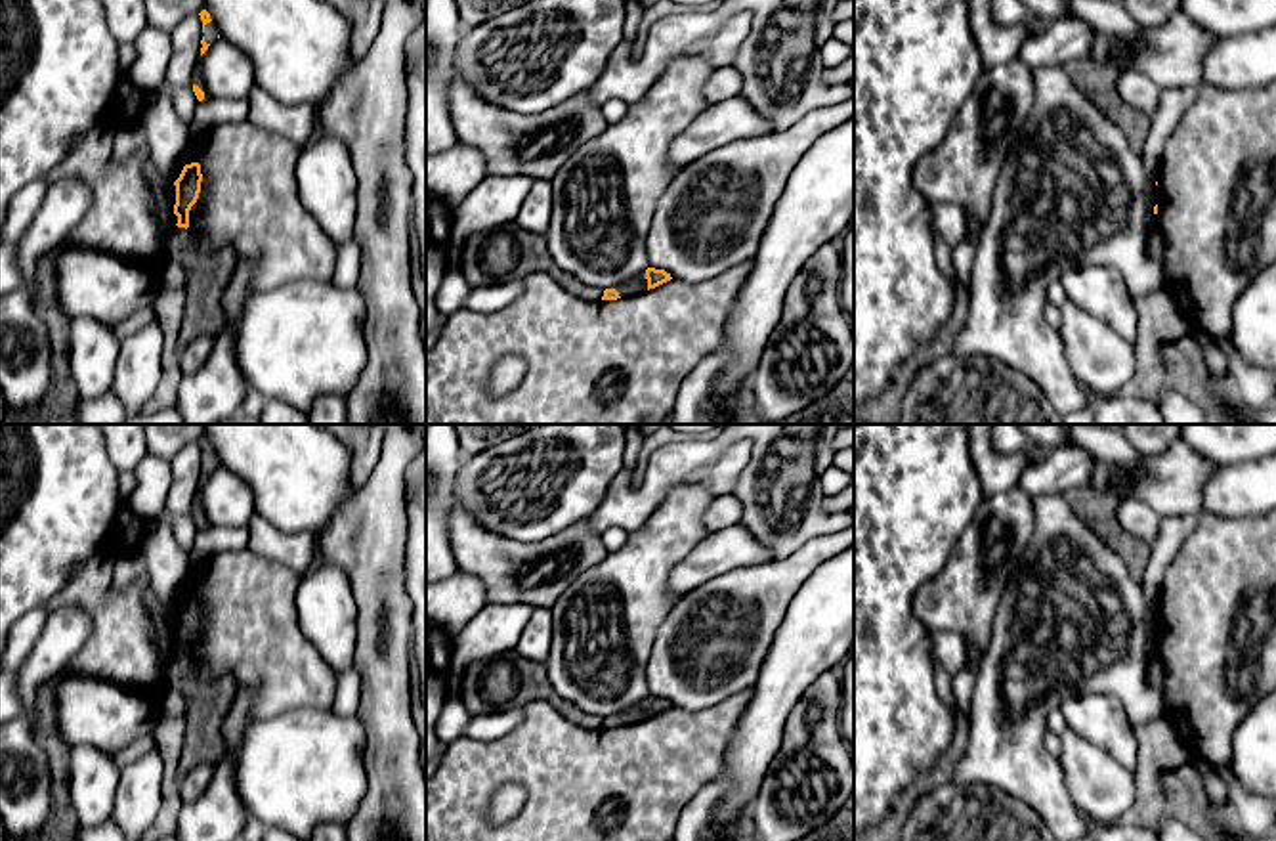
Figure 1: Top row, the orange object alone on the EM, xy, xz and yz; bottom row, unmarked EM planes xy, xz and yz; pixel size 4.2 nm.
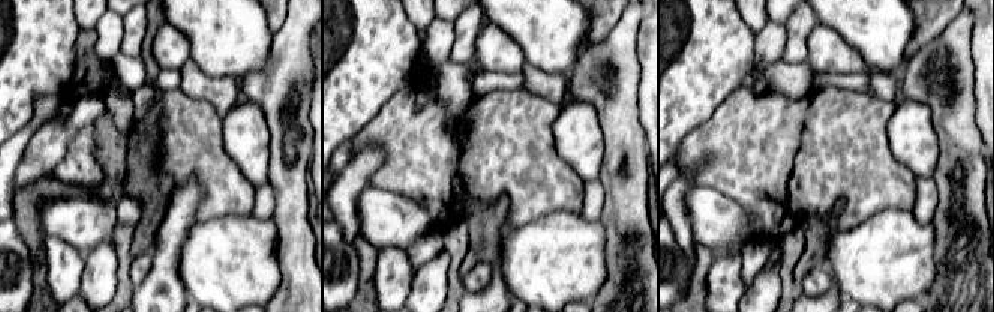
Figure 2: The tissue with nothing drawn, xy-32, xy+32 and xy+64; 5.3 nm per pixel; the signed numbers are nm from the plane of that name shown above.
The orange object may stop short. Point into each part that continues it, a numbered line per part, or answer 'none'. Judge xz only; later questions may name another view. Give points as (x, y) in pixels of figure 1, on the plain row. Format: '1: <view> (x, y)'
1: xz (638, 711)

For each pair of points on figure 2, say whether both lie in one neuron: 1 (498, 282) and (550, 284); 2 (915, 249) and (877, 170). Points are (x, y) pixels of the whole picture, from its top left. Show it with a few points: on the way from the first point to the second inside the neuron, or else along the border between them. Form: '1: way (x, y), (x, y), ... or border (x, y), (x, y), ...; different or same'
1: border (496, 261), (505, 287), (513, 296); different
2: border (910, 210), (880, 210), (864, 221); different

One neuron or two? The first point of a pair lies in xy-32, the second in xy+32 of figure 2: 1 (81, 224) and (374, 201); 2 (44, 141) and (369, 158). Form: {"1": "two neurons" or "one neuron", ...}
{"1": "one neuron", "2": "one neuron"}

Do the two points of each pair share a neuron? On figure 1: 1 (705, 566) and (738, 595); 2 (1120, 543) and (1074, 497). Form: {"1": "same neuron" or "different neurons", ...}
{"1": "different neurons", "2": "same neuron"}

